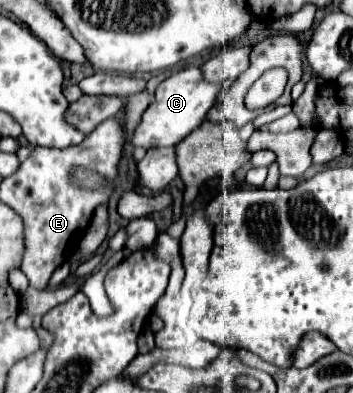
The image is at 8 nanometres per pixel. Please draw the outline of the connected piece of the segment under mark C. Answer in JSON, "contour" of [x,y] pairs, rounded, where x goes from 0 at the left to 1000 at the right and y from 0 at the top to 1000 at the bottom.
{"contour":[[[527,170],[504,186],[487,186],[442,221],[436,262],[425,262],[425,272],[402,293],[402,308],[391,313],[391,328],[380,328],[380,349],[368,354],[368,369],[408,379],[493,374],[584,303],[584,288],[618,252],[618,237],[635,232],[635,221],[640,216],[623,211],[584,211],[561,170]]]}

